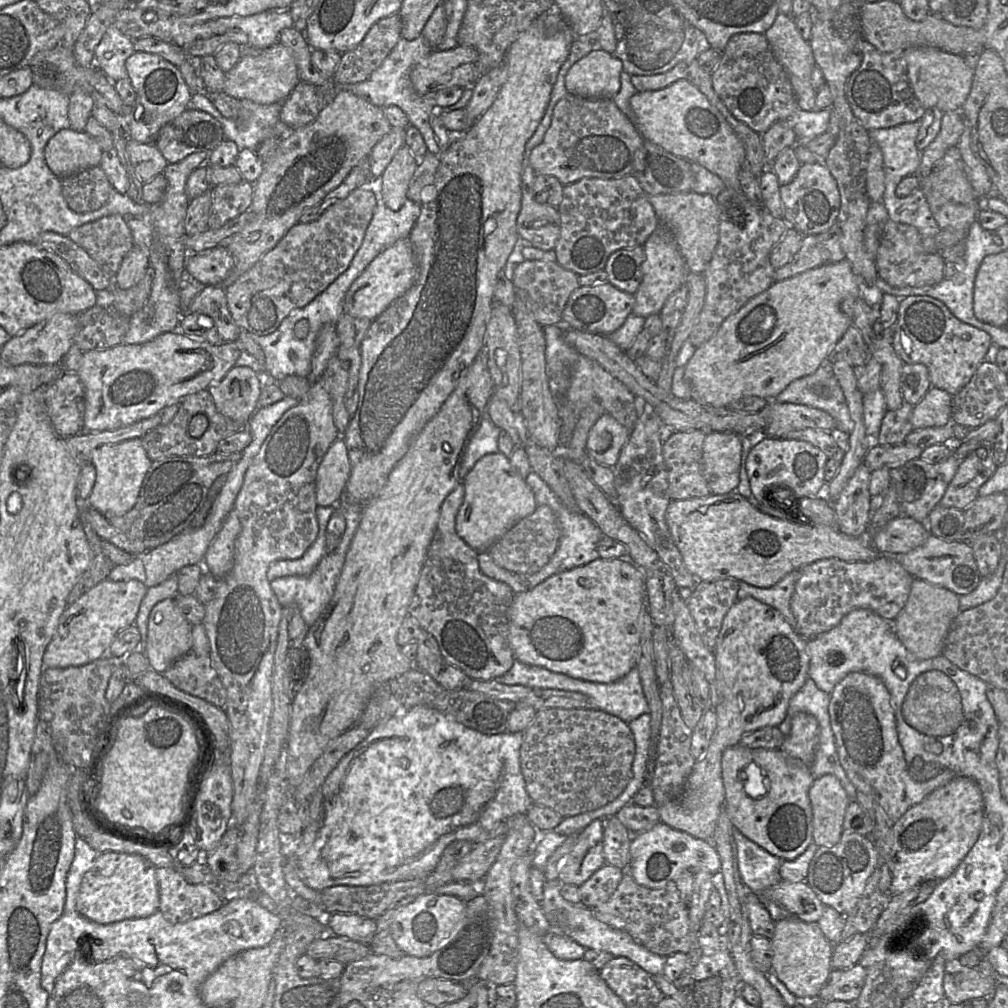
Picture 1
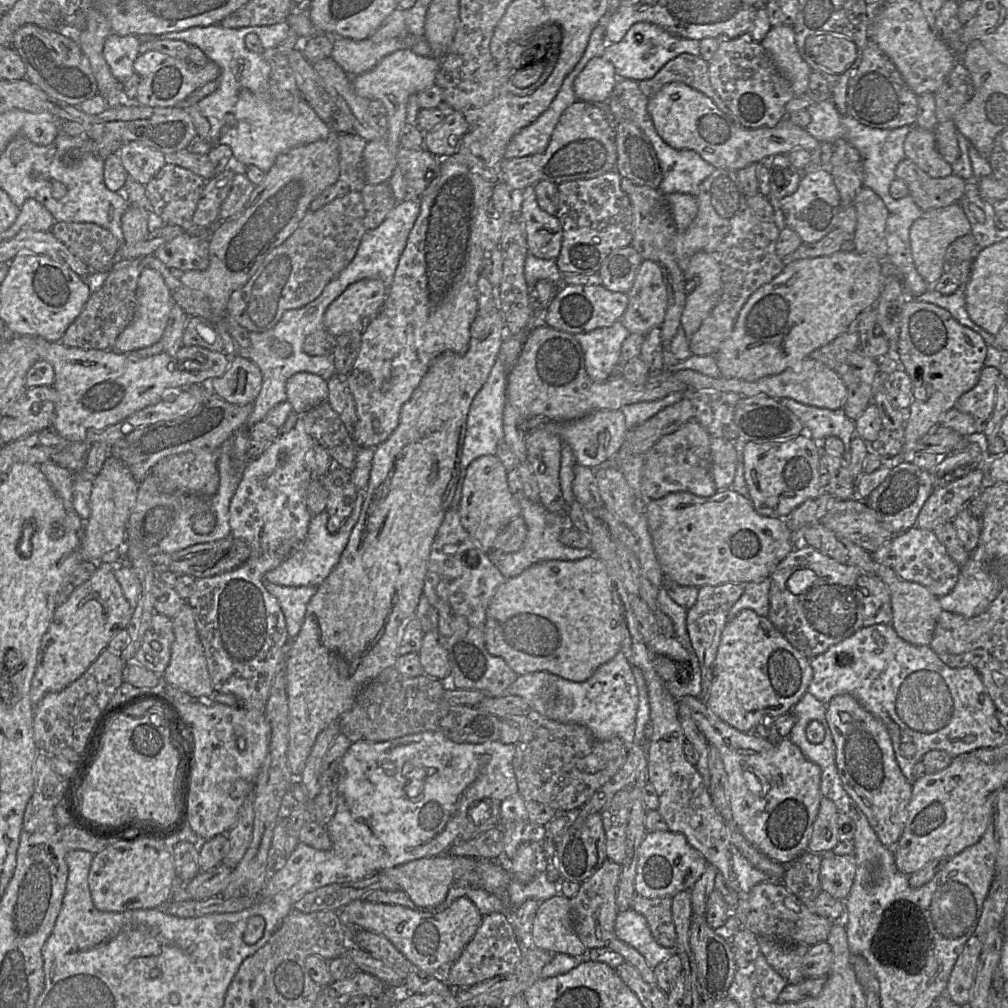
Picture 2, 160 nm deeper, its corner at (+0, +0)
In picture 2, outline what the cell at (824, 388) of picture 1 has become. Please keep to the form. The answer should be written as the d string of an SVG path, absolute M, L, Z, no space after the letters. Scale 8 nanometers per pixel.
M782 398L779 401L797 416L804 426L804 432L817 443L822 443L831 436L839 438L845 447L843 456L850 462L850 443L856 436L856 424L845 415L843 408L821 409L790 398Z

